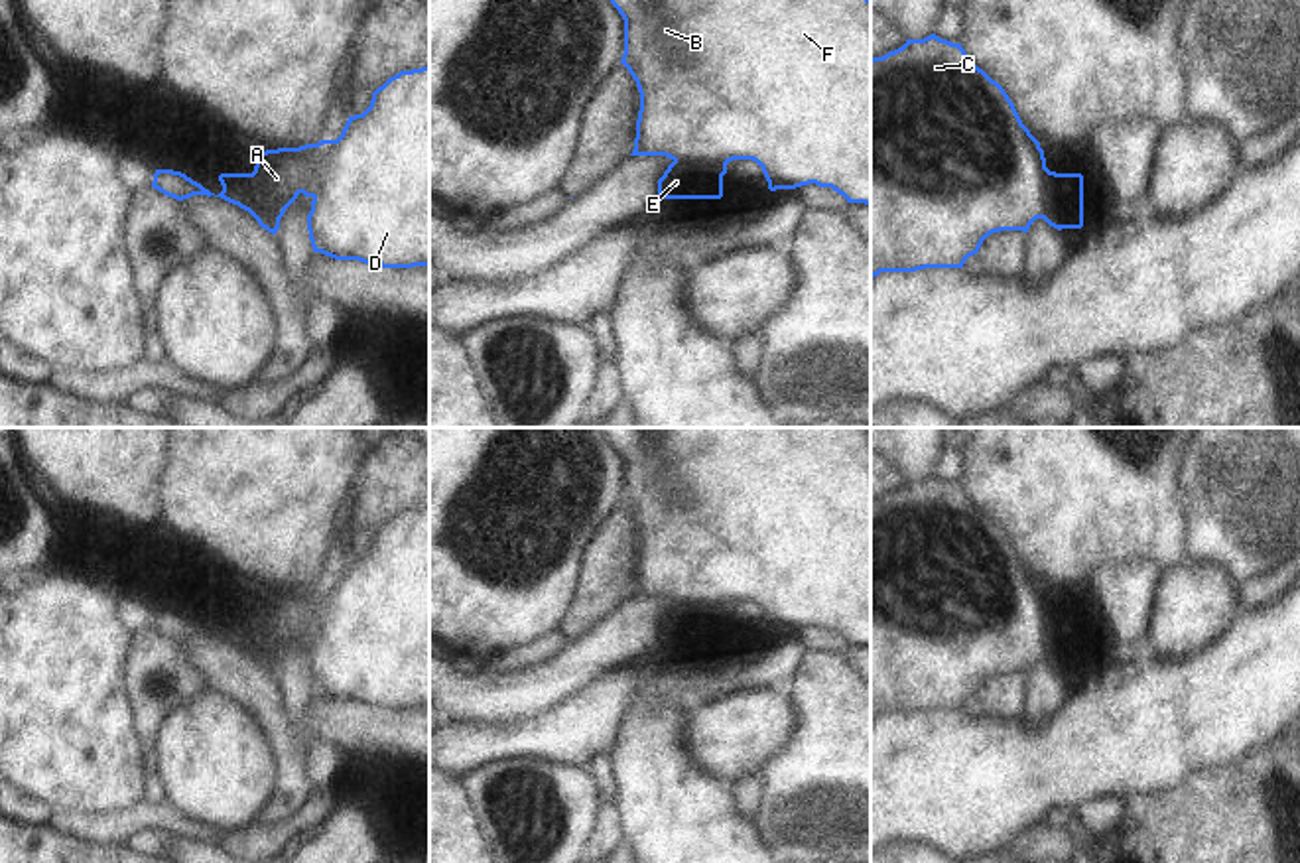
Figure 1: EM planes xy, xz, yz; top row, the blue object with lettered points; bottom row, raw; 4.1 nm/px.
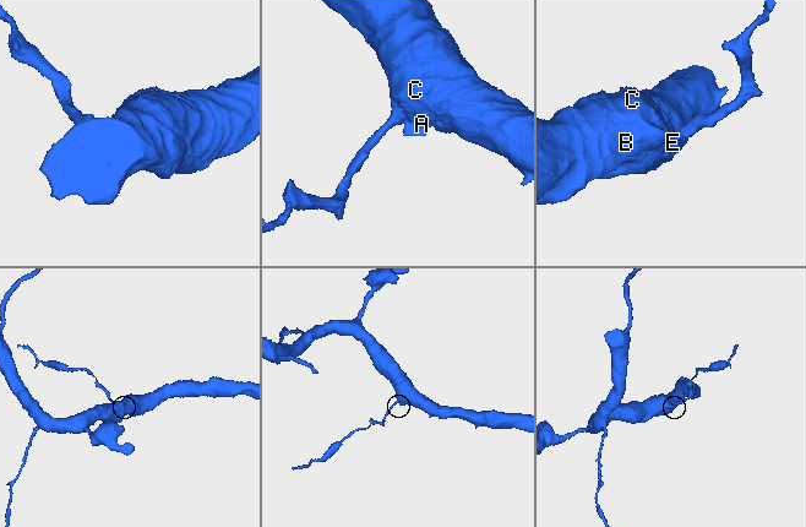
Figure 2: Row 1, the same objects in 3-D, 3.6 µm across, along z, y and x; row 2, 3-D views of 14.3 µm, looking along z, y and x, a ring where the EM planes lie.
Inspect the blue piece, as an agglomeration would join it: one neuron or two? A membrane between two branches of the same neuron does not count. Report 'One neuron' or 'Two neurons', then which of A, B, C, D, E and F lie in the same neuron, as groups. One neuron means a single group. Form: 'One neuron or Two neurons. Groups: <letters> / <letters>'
One neuron. Groups: A B C D E F.

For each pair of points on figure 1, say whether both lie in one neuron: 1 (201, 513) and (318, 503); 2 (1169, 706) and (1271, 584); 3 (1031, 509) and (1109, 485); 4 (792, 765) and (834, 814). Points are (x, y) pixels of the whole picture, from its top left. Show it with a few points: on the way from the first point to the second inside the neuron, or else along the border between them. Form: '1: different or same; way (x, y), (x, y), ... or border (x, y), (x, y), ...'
1: same; way (231, 503), (288, 503)
2: different; border (1279, 596), (1257, 609), (1241, 609)
3: same; way (1050, 489), (1054, 485), (1090, 485)
4: same; way (804, 777), (830, 802)

